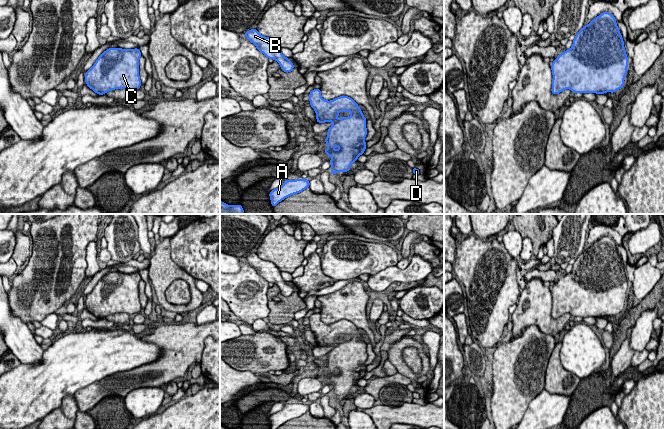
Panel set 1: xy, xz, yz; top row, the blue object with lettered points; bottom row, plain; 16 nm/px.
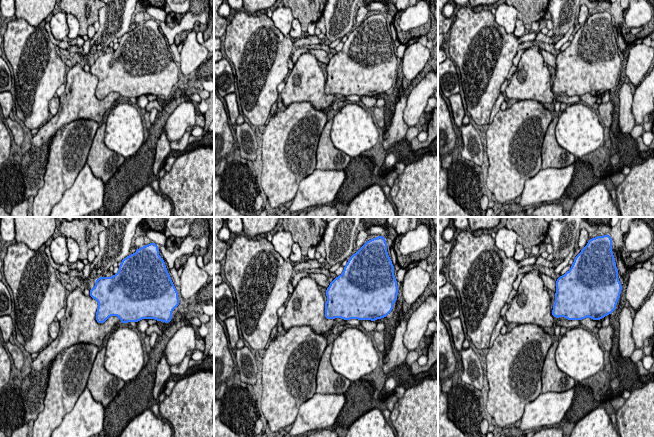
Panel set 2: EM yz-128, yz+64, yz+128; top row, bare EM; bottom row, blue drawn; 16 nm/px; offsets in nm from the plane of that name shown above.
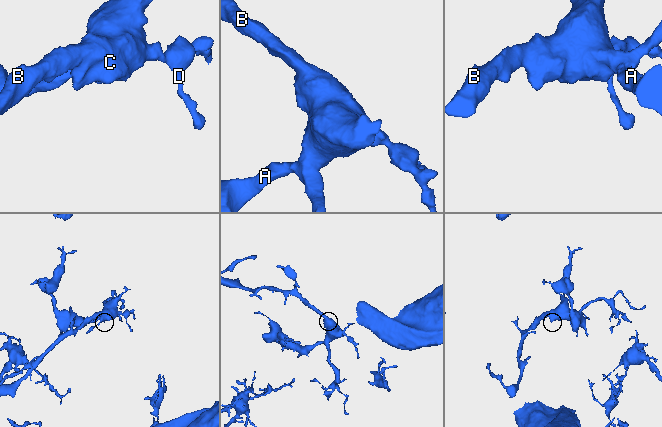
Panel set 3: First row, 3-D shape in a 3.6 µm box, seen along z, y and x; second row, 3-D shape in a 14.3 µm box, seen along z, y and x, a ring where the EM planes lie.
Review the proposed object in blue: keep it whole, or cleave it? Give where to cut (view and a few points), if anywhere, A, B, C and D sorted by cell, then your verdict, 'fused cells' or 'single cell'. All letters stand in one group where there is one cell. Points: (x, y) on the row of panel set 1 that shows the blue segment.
cut none; groups A B C D; single cell

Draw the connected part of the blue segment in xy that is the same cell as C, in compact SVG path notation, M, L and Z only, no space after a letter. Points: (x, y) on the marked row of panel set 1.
M108 48L98 57L94 65L85 72L86 85L99 95L115 89L138 90L142 84L139 76L139 58L141 56L138 48Z

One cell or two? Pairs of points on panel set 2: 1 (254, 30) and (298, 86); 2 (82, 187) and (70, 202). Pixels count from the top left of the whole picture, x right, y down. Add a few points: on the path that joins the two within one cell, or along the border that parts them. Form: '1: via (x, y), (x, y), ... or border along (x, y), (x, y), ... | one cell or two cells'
1: border along (288, 75), (285, 81) | two cells
2: via (81, 191), (74, 198) | one cell

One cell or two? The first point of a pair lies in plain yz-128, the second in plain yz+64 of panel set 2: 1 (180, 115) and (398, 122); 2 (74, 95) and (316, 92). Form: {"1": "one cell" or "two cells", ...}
{"1": "two cells", "2": "one cell"}

